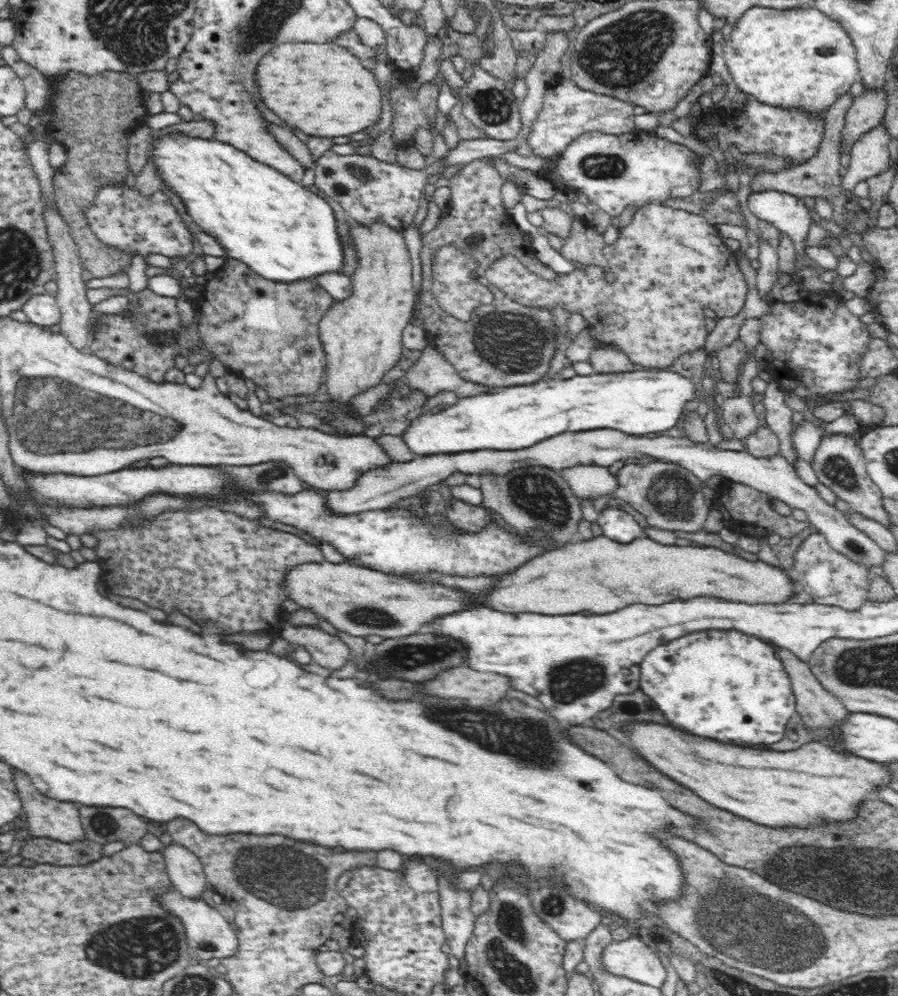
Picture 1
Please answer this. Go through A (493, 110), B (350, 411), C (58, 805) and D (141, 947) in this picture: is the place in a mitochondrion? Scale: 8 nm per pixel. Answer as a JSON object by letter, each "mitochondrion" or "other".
{"A":"mitochondrion","B":"other","C":"other","D":"mitochondrion"}

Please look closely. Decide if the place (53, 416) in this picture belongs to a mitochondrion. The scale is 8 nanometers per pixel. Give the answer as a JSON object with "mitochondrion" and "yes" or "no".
{"mitochondrion":"yes"}

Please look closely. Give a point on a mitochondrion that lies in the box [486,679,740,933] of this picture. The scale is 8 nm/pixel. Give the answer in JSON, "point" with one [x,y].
{"point":[552,905]}

